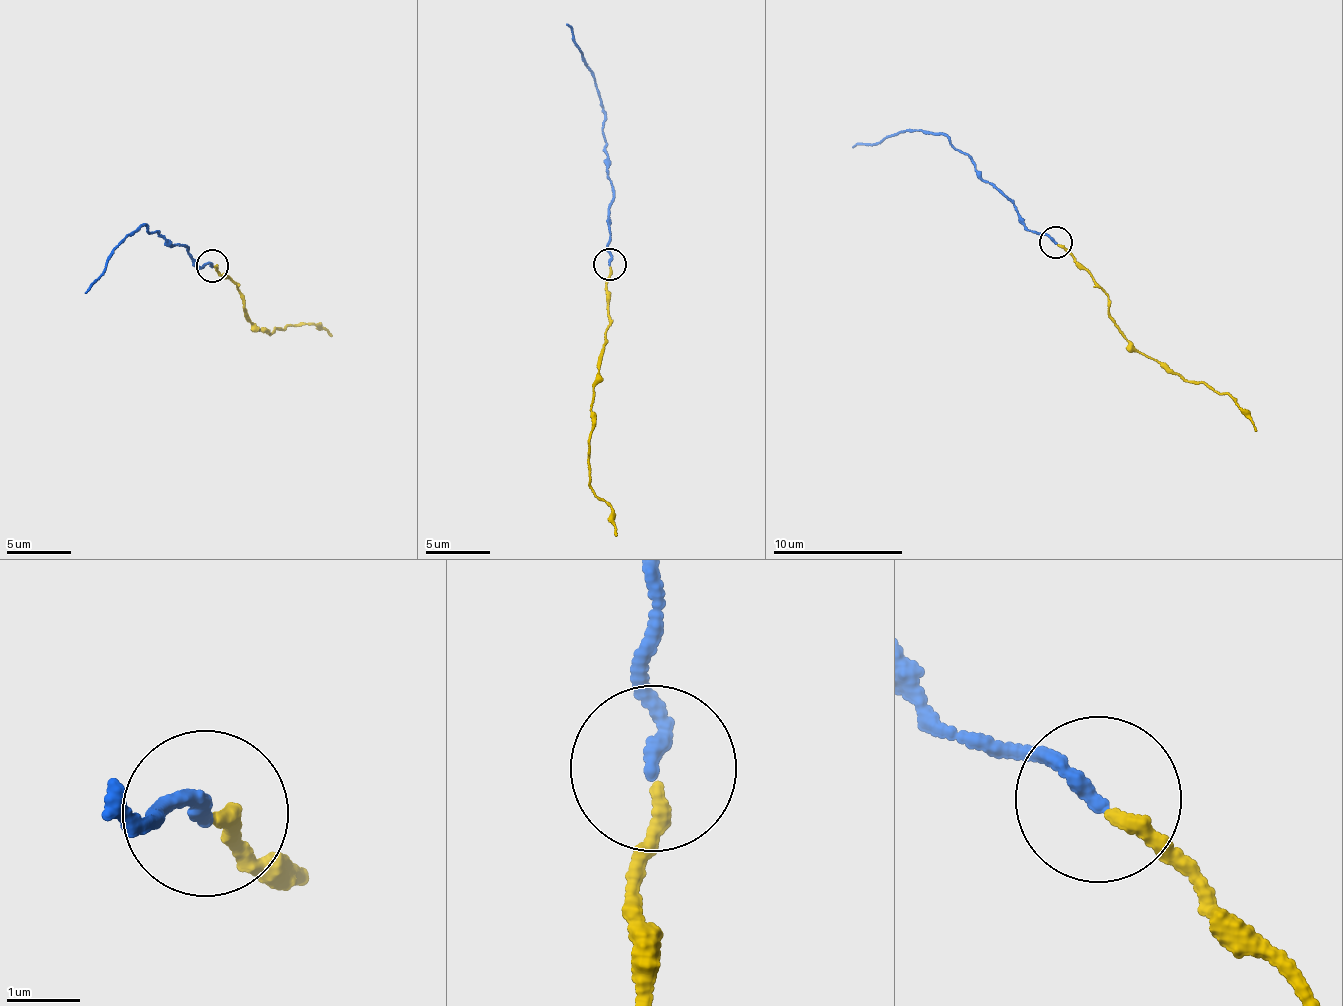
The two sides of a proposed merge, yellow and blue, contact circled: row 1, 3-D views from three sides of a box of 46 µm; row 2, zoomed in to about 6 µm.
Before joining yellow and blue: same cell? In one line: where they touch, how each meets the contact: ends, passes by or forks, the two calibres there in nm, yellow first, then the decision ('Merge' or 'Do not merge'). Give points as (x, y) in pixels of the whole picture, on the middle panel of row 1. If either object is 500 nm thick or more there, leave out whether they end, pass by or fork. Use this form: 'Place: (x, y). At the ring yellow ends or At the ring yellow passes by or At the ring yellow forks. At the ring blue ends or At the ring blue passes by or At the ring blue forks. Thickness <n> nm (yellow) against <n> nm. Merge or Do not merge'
Place: (609, 264). At the ring yellow ends. At the ring blue ends. Thickness 180 nm (yellow) against 200 nm. Merge

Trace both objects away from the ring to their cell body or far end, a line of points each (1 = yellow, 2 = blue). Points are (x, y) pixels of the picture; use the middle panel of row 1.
1: (608, 266), (606, 326), (594, 388), (590, 445), (591, 487), (606, 501), (615, 535)
2: (608, 263), (612, 193), (603, 114), (593, 69), (565, 24)

